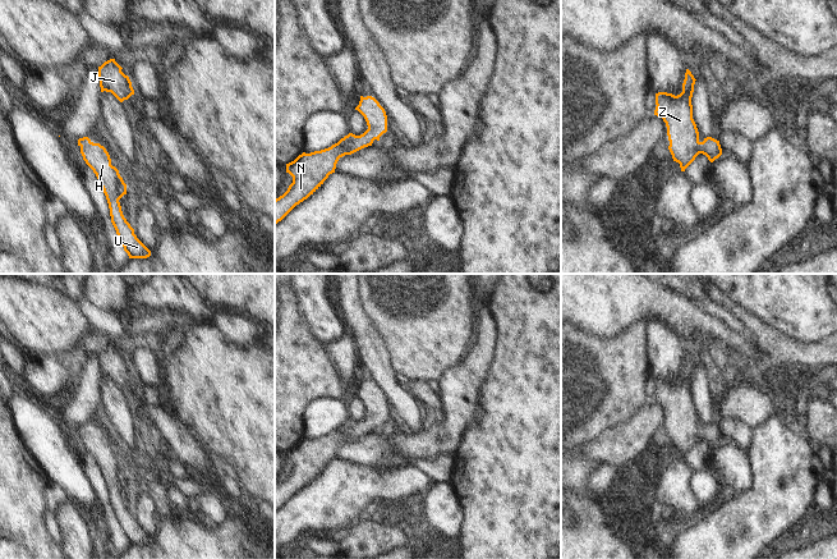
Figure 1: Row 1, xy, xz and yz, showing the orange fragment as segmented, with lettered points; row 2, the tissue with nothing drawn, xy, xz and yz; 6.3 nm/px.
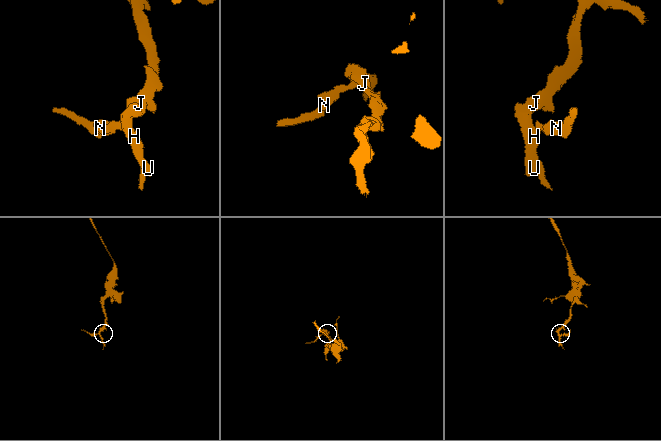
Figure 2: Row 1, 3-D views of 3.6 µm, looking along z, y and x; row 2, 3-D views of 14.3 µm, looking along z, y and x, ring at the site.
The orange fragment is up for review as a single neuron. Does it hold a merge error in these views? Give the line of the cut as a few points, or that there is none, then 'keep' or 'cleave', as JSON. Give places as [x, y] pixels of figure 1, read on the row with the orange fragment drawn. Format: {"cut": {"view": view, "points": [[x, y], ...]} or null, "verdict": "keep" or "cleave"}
{"cut": null, "verdict": "keep"}

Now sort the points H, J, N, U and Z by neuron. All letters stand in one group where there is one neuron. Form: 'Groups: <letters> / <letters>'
Groups: H J N U Z

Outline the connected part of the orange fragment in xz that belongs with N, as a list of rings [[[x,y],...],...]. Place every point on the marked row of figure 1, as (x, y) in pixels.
[[[360,96],[355,110],[364,116],[368,125],[363,134],[349,133],[328,148],[311,154],[303,152],[286,164],[286,173],[293,177],[293,183],[282,196],[275,200],[275,224],[313,194],[328,175],[335,173],[340,157],[372,146],[374,139],[380,141],[380,137],[387,132],[386,111],[374,97]]]

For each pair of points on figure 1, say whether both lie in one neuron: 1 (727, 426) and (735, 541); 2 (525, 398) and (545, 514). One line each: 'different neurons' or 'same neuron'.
1: different neurons
2: same neuron

